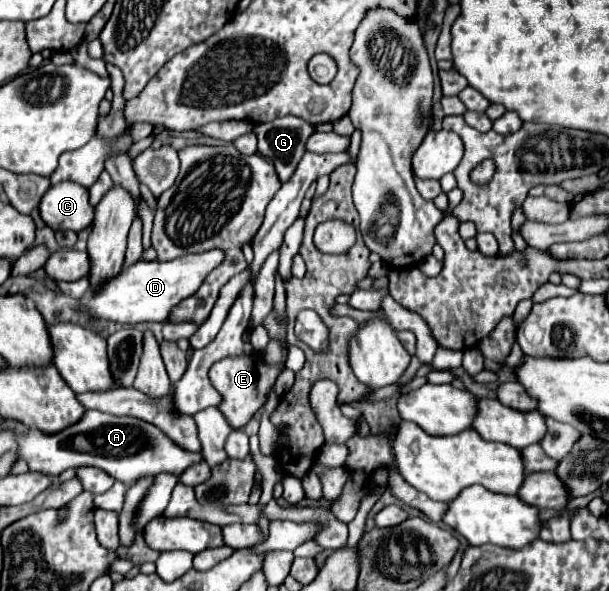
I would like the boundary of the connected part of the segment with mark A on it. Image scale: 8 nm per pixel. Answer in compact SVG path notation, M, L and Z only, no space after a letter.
M86 411L86 417L82 417L78 425L70 425L70 429L64 429L54 437L38 433L38 429L16 433L16 443L18 443L18 459L24 459L30 471L40 471L56 477L70 467L90 465L106 471L110 477L126 485L134 485L142 477L158 473L180 475L188 467L202 461L200 453L182 449L156 425L136 417L116 417L102 411Z

